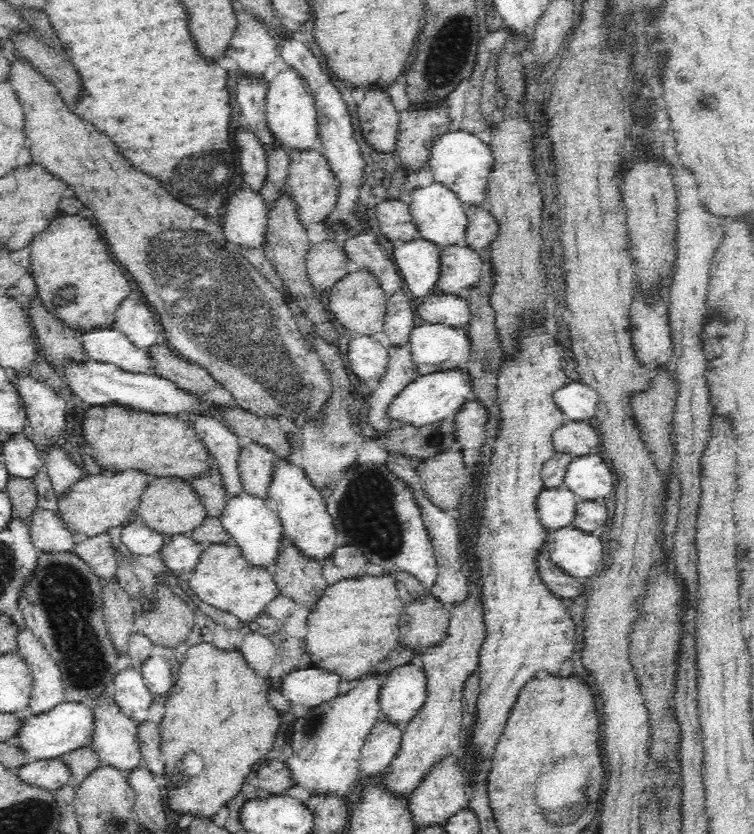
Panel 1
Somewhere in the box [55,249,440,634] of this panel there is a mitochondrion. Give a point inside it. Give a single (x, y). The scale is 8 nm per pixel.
(366, 512)

